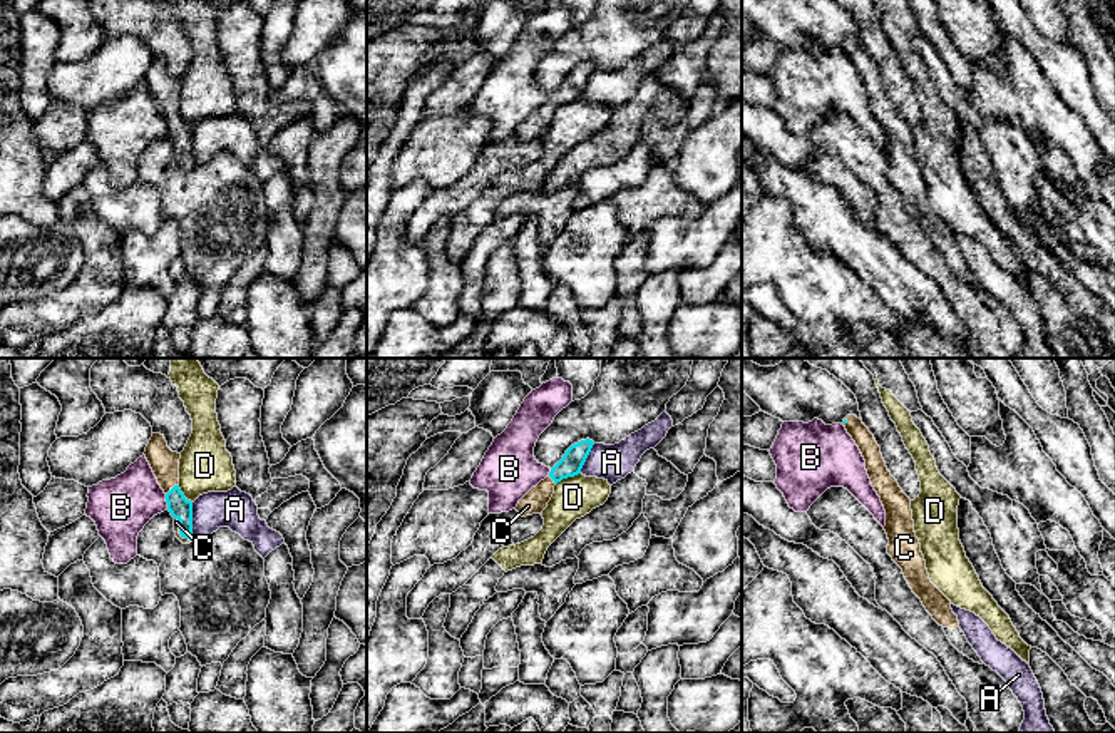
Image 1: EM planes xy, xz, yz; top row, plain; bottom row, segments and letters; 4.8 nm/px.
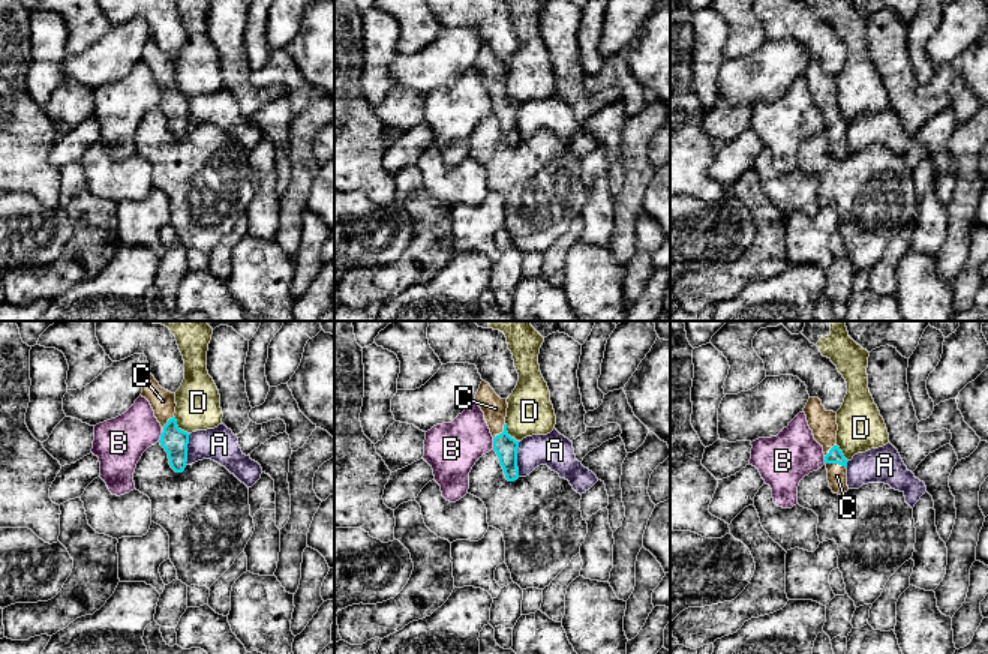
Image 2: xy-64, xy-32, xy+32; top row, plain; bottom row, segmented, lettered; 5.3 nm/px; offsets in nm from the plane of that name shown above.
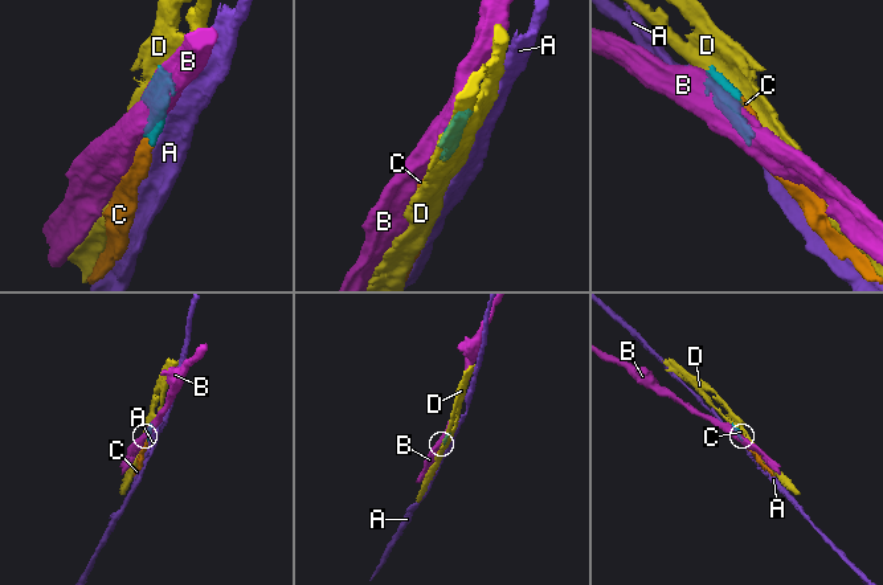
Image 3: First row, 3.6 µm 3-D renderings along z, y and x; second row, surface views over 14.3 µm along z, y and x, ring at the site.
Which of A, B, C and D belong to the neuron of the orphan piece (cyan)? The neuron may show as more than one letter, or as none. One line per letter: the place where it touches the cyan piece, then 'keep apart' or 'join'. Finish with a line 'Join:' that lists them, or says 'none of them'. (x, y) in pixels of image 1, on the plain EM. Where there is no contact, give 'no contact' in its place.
A: xy (191, 146) | keep apart
B: xy (166, 126) | keep apart
C: xy (171, 114) | join
D: xz (568, 101) | keep apart
Join: C

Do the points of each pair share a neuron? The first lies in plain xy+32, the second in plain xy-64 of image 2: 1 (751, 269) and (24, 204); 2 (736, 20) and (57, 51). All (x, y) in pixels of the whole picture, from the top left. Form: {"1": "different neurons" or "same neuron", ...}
{"1": "different neurons", "2": "different neurons"}

